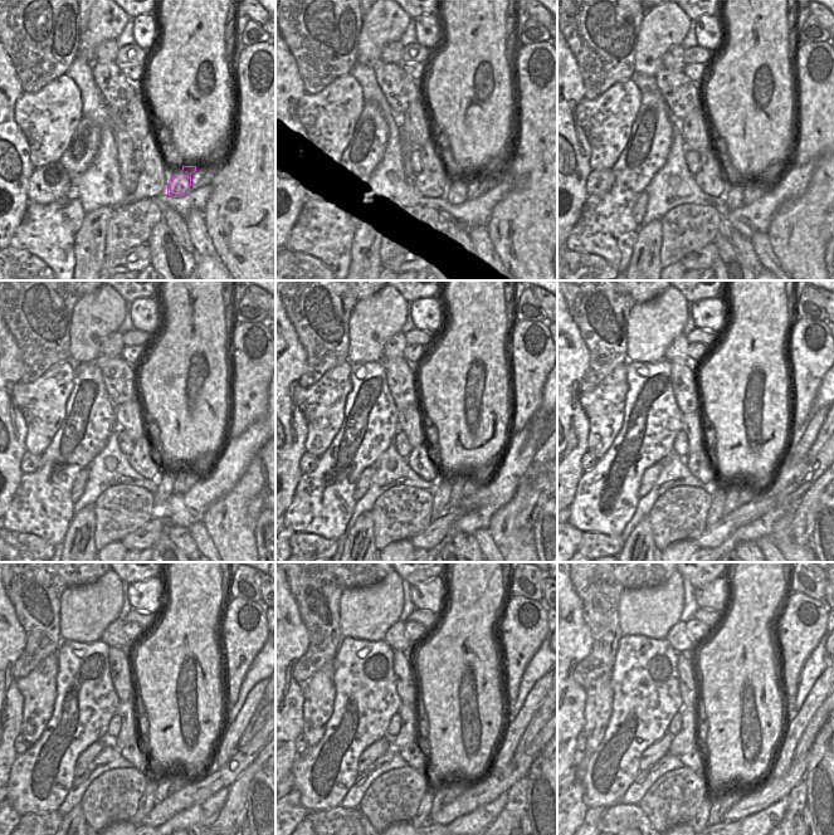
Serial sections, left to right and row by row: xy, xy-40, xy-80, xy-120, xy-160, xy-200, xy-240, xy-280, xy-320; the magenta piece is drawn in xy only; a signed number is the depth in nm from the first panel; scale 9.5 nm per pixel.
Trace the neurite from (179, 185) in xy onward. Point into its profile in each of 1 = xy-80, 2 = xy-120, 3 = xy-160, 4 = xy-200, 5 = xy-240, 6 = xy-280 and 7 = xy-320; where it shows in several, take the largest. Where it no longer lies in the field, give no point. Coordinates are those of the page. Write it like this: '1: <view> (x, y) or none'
1: xy-80 (736, 193)
2: xy-120 (164, 491)
3: xy-160 (440, 501)
4: xy-200 (718, 498)
5: xy-240 (146, 802)
6: xy-280 (422, 818)
7: xy-320 (701, 818)

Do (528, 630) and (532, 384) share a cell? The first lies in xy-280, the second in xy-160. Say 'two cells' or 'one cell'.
one cell

